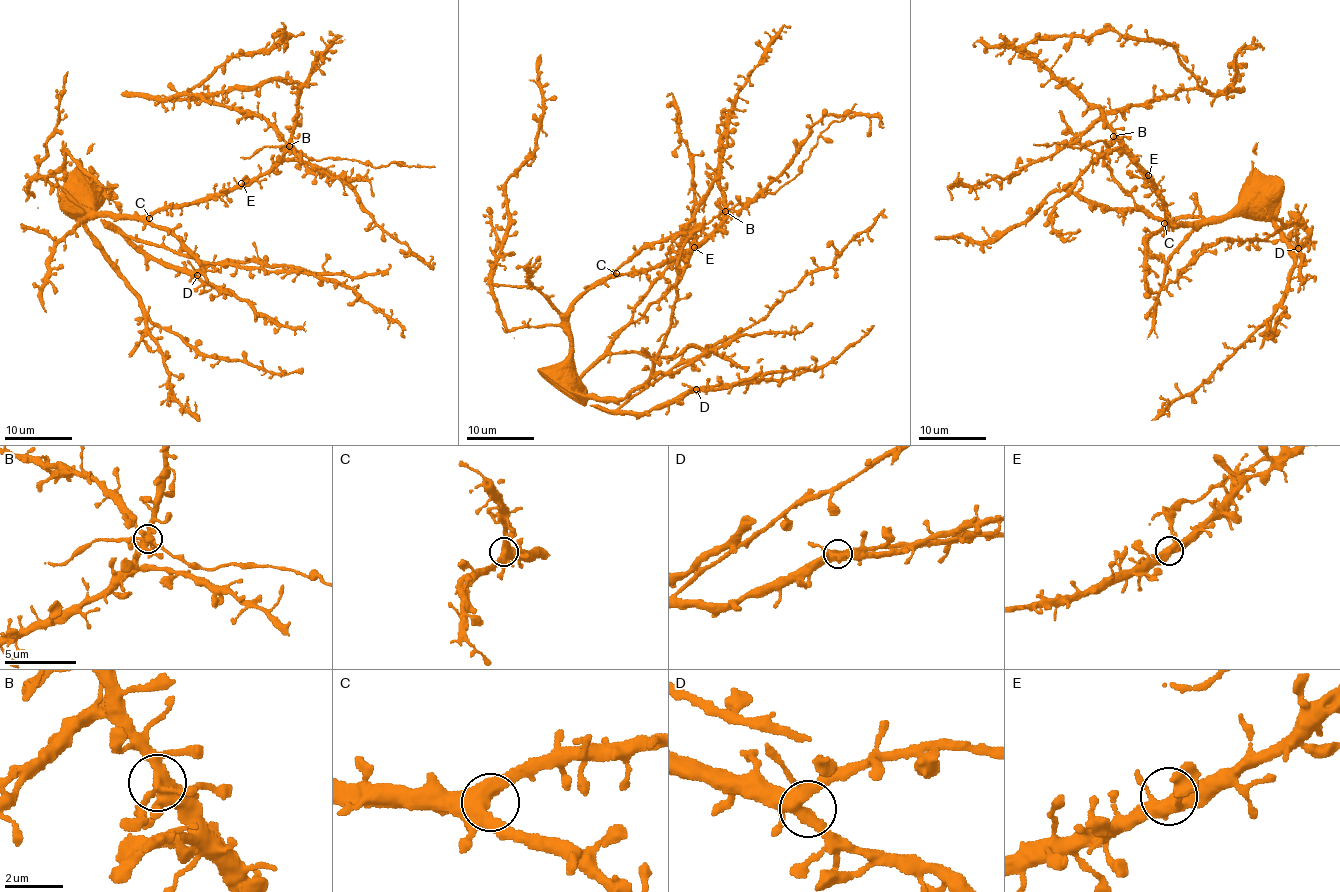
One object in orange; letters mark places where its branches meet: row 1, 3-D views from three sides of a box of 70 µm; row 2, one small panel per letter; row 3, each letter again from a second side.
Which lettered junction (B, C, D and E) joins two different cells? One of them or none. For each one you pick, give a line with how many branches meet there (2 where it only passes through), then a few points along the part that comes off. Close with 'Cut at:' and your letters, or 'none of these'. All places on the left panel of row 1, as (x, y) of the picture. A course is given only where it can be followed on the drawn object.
Cut at: none of these

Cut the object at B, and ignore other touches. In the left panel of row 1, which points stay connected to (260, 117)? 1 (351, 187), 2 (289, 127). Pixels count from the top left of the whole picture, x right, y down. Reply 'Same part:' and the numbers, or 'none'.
Same part: 1, 2

